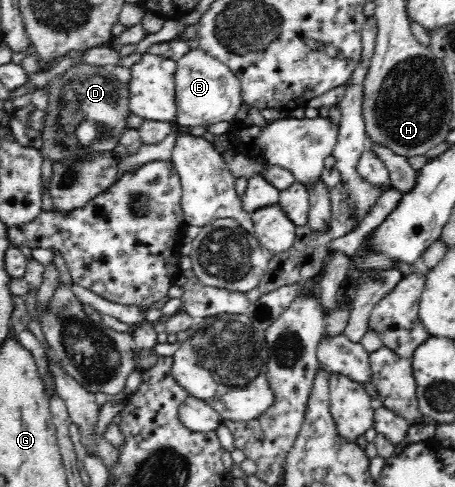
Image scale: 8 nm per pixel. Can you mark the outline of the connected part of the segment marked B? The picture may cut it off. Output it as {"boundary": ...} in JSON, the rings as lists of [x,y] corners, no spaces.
{"boundary":[[[201,48],[189,50],[175,64],[175,105],[174,124],[184,126],[208,126],[216,122],[228,122],[236,116],[242,106],[242,89],[240,80],[231,69],[210,56]]]}

